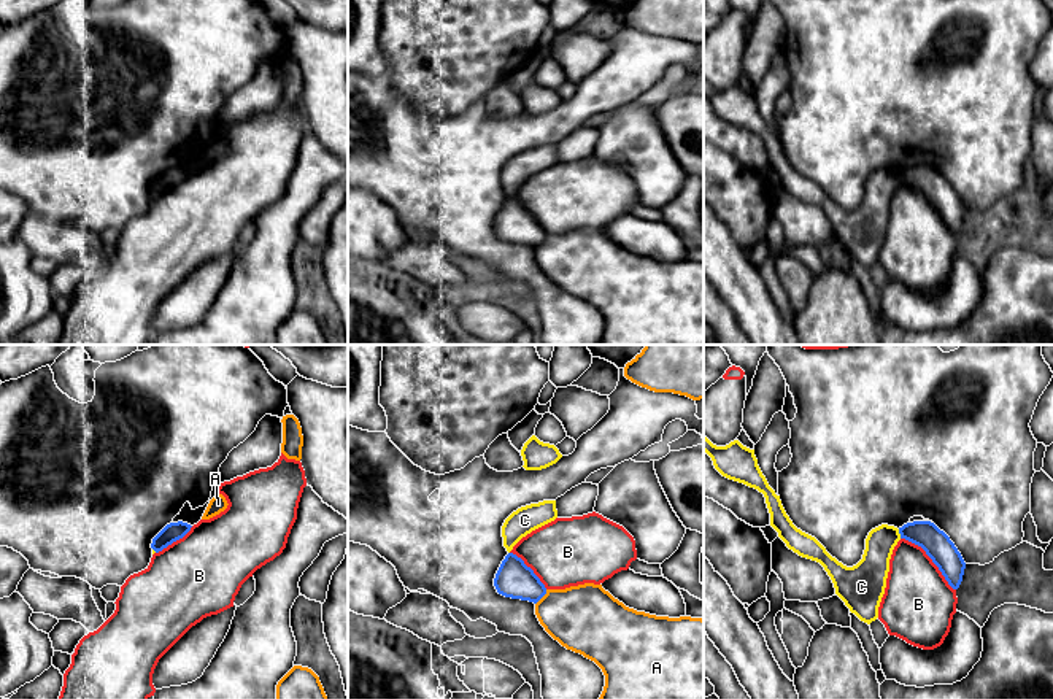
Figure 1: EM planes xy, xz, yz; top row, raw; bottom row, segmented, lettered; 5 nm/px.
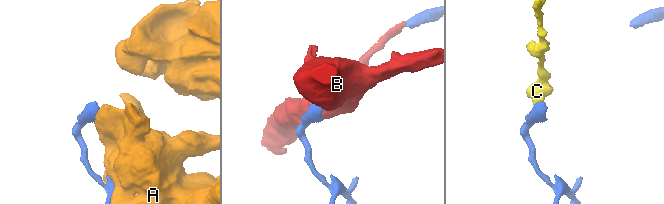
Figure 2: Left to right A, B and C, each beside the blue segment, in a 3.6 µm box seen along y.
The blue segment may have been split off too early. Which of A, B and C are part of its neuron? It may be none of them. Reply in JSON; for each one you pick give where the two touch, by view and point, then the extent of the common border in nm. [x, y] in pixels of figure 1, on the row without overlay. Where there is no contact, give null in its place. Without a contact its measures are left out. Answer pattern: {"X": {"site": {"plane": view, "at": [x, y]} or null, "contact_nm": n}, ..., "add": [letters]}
{"add": []}

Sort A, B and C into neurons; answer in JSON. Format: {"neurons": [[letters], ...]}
{"neurons": [["A"], ["B"], ["C"]]}

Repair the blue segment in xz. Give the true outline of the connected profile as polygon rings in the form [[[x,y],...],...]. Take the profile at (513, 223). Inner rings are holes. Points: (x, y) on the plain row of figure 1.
[[[508,197],[502,205],[494,230],[499,238],[511,243],[521,243],[537,248],[545,238],[546,232],[530,211],[521,202]]]

